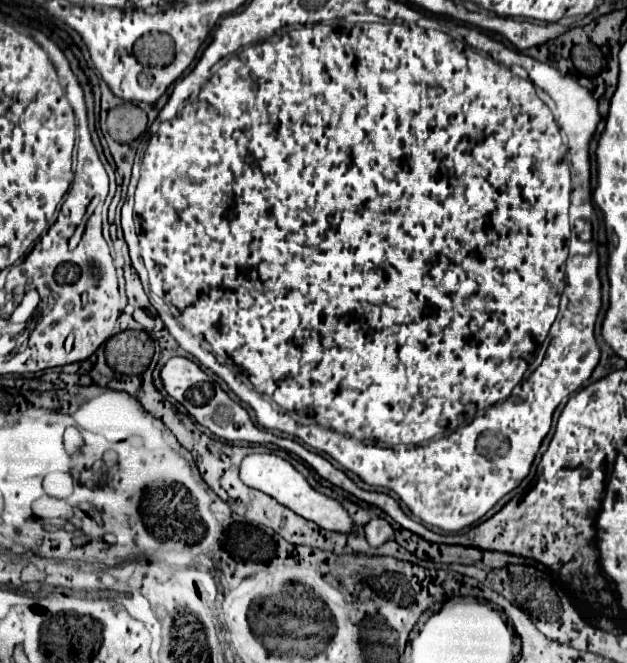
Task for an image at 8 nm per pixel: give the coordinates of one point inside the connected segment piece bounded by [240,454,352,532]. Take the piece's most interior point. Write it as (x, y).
(267, 472)

